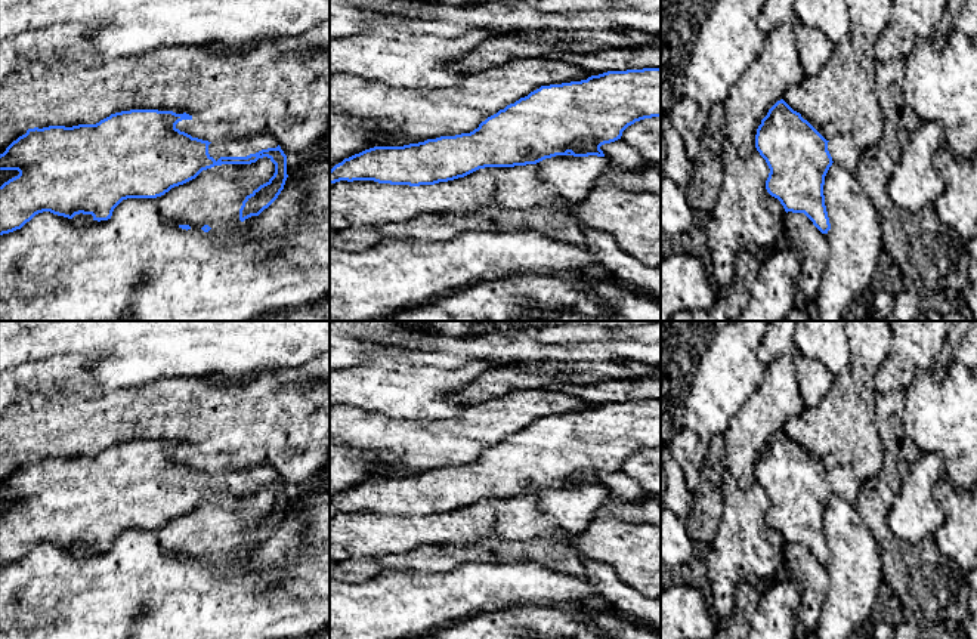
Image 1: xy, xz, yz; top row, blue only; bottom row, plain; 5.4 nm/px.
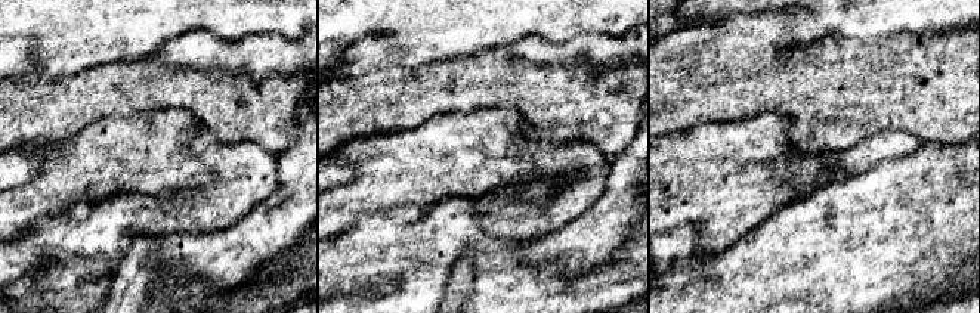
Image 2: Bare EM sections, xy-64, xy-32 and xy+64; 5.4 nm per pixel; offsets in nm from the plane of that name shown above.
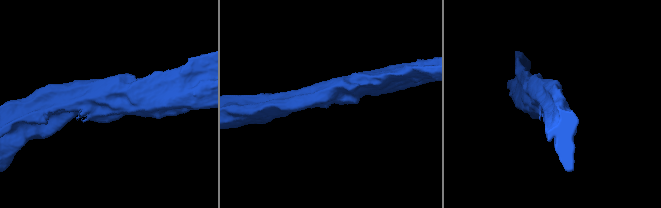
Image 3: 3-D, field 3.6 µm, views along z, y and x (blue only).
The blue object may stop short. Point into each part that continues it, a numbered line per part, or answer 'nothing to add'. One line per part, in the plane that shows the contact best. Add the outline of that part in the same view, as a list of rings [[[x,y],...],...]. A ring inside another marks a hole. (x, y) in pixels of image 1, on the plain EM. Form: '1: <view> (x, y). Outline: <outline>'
1: xy (228, 478). Outline: [[[268,466],[223,469],[208,476],[208,485],[217,493],[220,488],[247,488],[276,478],[278,475]]]

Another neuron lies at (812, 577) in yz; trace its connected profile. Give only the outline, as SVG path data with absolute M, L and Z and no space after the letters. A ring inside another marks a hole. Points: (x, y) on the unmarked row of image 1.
M788 543L785 544L785 567L801 590L797 618L809 630L814 630L828 593L829 574L826 565L822 565L804 544Z

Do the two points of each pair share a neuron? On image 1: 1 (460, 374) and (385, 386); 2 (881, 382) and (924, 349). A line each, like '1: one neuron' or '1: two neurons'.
1: one neuron
2: one neuron

